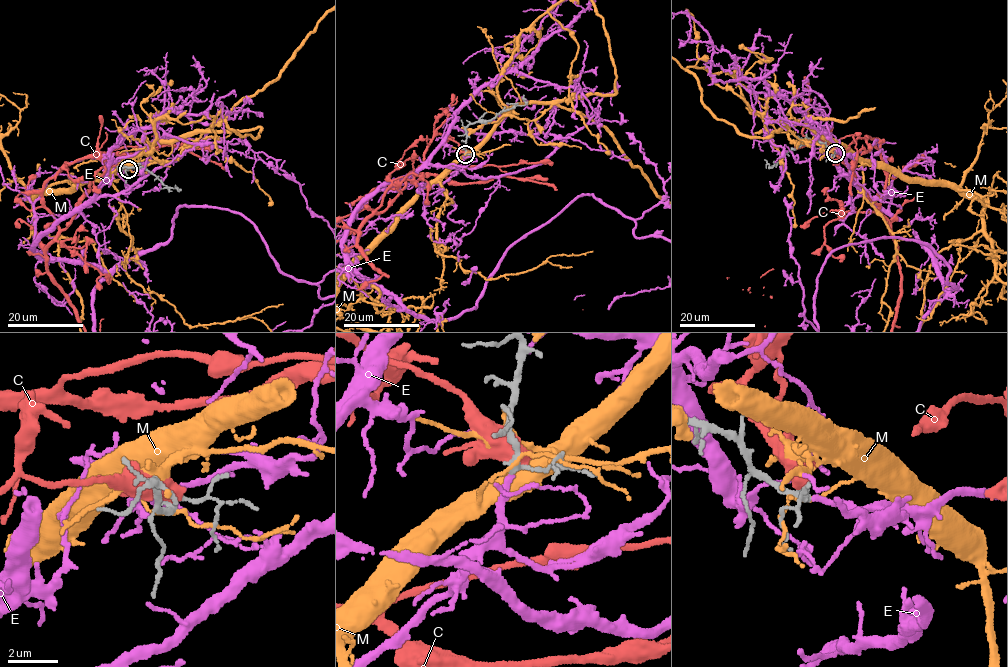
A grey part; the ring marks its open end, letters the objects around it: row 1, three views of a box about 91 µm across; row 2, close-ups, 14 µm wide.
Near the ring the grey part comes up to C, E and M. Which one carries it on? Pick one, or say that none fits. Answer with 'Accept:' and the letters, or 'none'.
Accept: E

